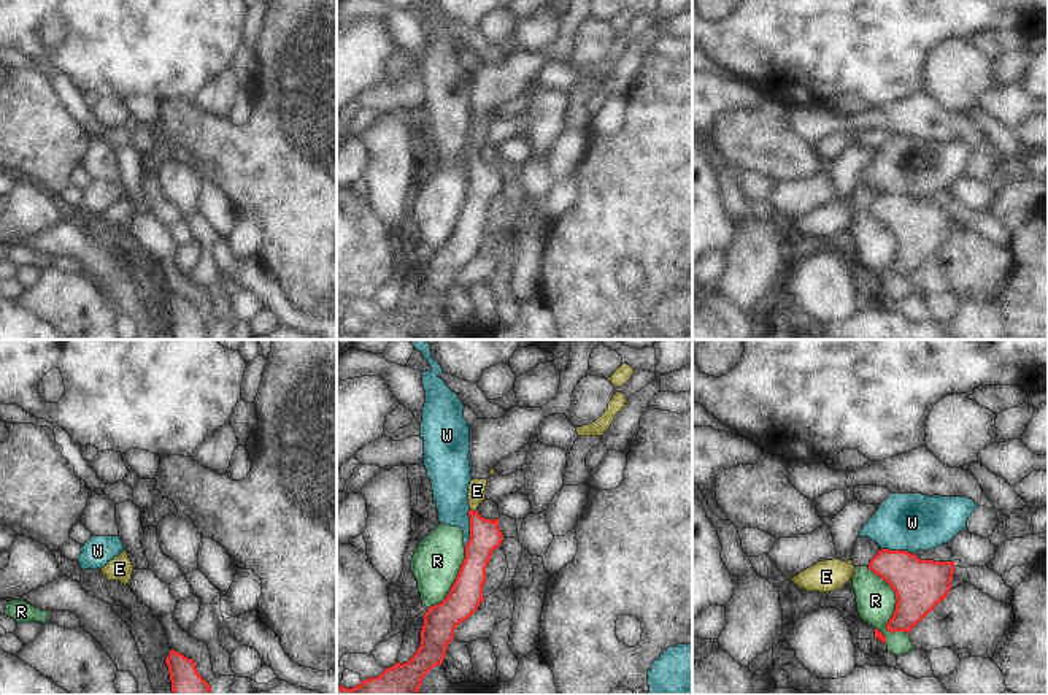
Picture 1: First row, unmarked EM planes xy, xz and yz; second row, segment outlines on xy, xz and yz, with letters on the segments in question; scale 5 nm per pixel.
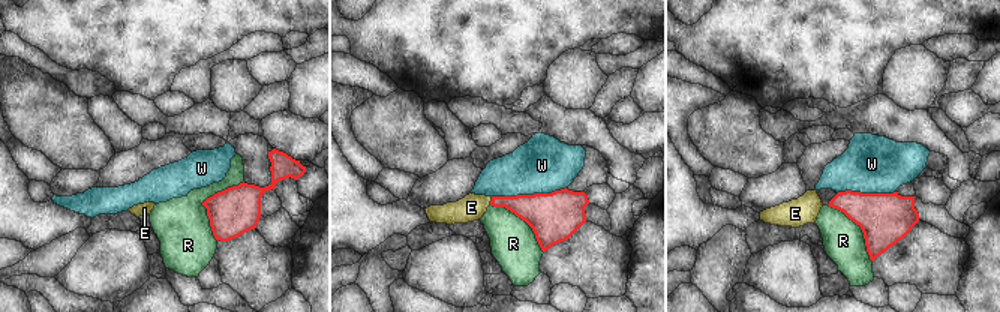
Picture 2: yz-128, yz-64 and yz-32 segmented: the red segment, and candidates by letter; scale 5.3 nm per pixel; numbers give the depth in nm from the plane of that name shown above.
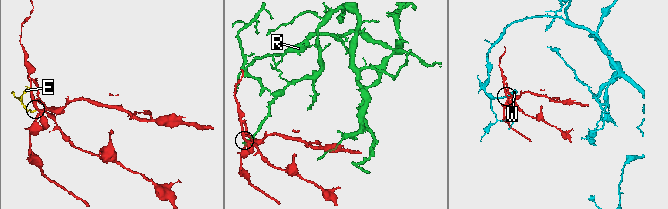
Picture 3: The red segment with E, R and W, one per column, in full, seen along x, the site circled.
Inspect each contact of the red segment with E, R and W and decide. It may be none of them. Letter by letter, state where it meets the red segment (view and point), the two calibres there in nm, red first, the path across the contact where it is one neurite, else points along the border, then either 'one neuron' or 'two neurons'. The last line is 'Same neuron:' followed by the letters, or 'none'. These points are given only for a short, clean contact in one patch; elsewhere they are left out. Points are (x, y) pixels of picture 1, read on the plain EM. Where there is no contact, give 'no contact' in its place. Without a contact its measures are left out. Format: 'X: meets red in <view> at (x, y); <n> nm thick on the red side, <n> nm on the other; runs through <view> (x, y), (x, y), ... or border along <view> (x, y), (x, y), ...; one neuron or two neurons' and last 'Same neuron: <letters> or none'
E: meets red in xz at (472, 154); 160 nm thick on the red side, 100 nm on the other; runs through xz (485, 180), (472, 154), (477, 135); one neuron
R: meets red in yz at (896, 251); 260 nm thick on the red side, 200 nm on the other; two neurons
W: meets red in xz at (470, 172); 160 nm thick on the red side, 190 nm on the other; border along xz (470, 154), (469, 184), (464, 189); two neurons
Same neuron: E

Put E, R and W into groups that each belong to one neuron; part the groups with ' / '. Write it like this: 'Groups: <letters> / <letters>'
Groups: E / R / W

